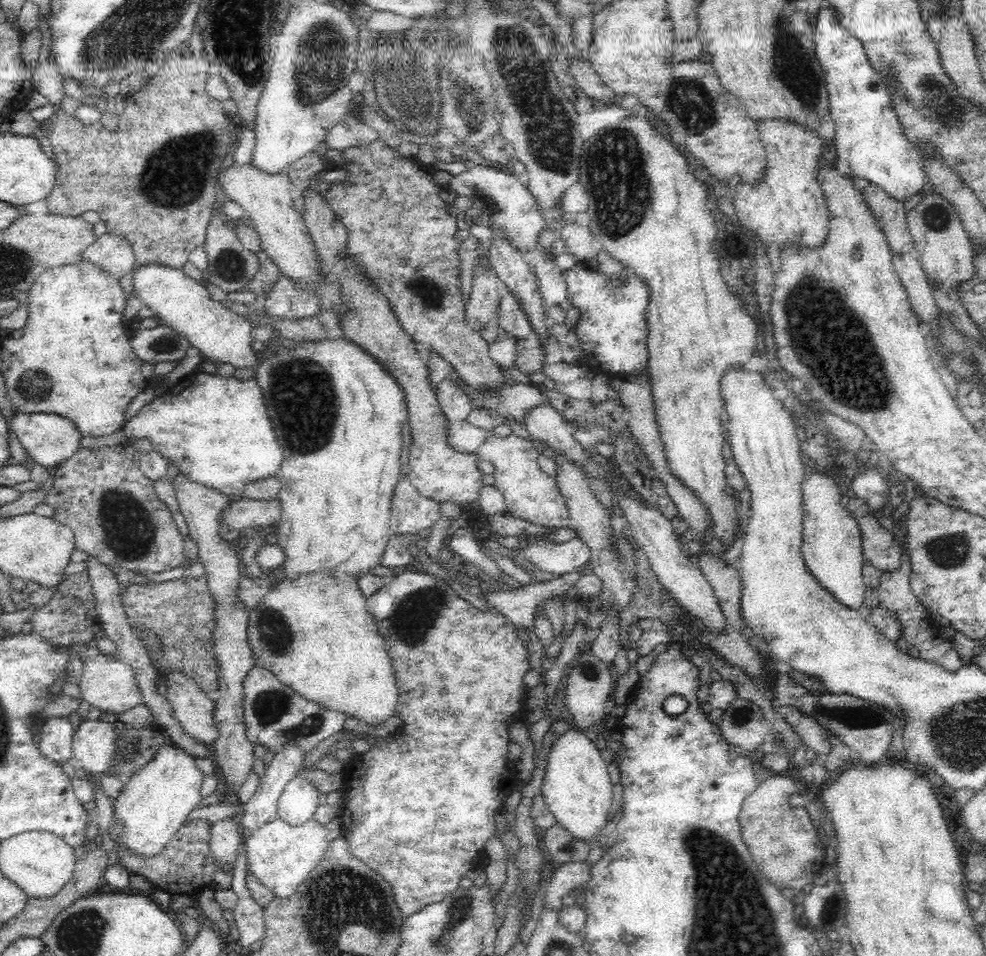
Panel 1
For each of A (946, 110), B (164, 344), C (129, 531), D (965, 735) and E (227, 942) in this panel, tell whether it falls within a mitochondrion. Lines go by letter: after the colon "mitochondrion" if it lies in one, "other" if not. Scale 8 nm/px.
A: mitochondrion
B: mitochondrion
C: mitochondrion
D: mitochondrion
E: other

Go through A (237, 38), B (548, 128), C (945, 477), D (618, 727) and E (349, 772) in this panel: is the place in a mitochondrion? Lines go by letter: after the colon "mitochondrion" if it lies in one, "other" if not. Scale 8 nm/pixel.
A: mitochondrion
B: mitochondrion
C: other
D: other
E: other

